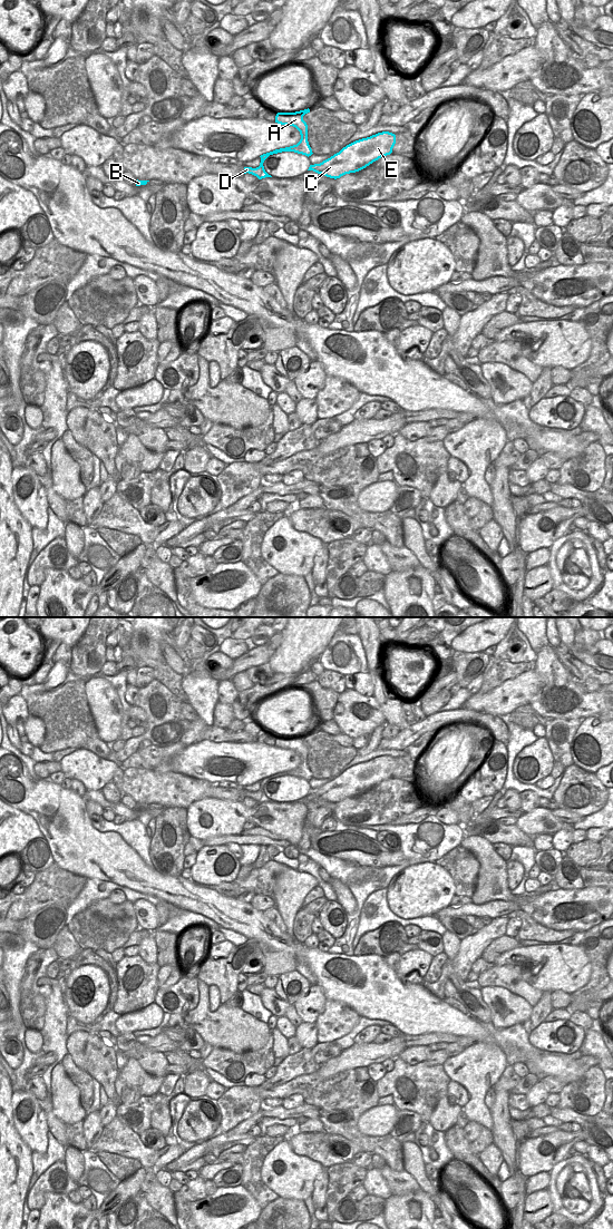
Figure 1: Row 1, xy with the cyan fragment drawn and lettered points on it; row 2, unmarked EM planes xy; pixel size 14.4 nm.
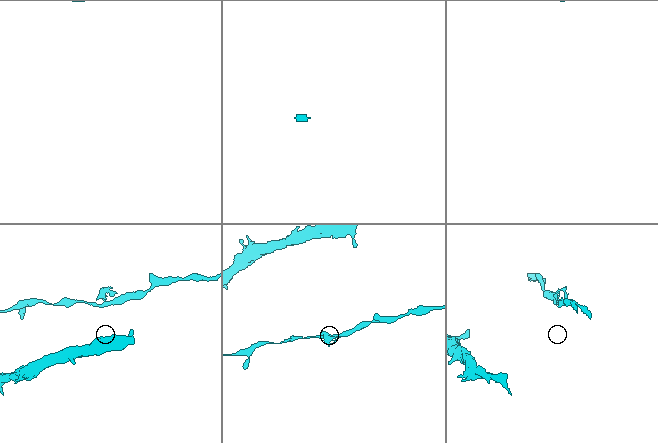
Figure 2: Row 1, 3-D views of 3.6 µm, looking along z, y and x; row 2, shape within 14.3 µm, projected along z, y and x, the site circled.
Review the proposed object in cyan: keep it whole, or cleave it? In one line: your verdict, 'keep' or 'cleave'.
cleave

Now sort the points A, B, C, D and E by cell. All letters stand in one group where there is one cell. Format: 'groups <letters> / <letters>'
groups A / B C D E

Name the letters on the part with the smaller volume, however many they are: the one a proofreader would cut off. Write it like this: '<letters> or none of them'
A

